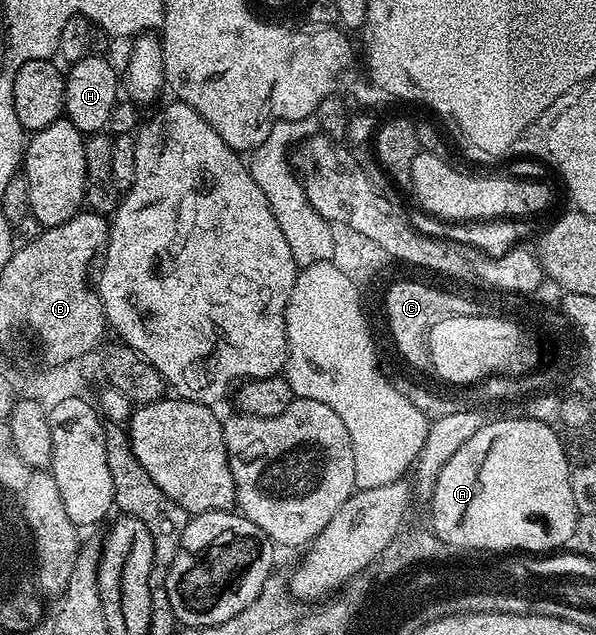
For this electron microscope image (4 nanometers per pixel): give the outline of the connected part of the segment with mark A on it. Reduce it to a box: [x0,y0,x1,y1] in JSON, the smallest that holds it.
[430,416,578,555]

